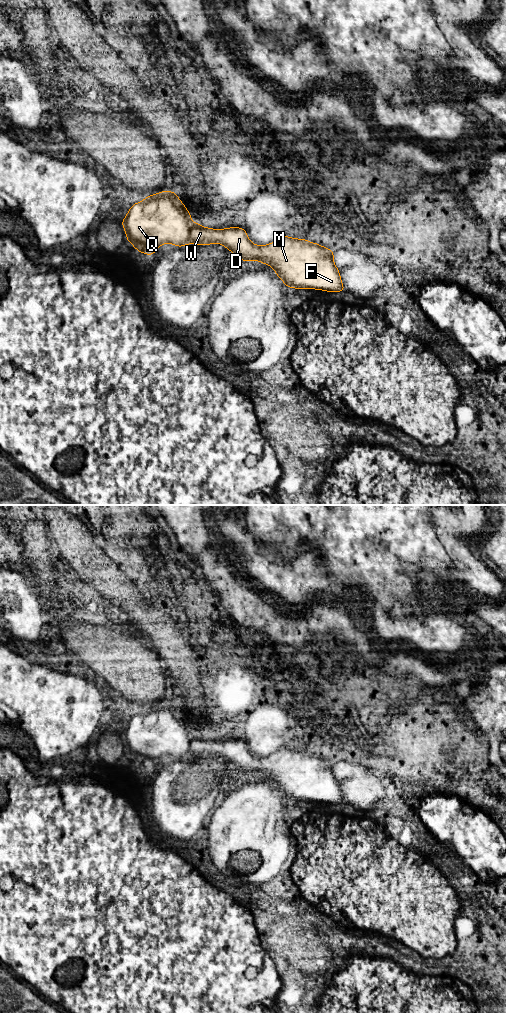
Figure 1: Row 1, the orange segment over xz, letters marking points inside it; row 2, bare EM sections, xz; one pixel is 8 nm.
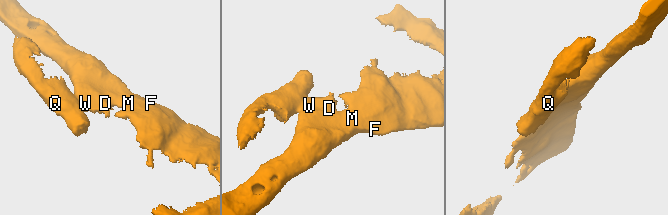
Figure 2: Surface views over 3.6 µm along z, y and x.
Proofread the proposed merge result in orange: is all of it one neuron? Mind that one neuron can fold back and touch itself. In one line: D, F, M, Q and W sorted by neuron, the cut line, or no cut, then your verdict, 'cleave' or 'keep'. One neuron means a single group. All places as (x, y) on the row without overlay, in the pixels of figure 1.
D F M W / Q; cut in xz along (193, 735), (188, 754); cleave

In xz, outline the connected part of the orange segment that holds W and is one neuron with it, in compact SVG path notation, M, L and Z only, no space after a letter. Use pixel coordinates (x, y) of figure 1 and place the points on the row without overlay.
M193 735L189 747L189 755L196 757L219 755L238 768L243 774L255 771L257 774L269 777L288 800L317 801L328 804L345 803L340 784L334 776L334 763L322 759L320 756L309 754L304 750L295 751L283 748L270 756L259 758L249 752L247 744L243 740L211 741L198 735Z

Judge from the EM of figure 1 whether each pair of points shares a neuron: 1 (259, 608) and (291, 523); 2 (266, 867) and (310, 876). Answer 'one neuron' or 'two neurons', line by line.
1: two neurons
2: two neurons

